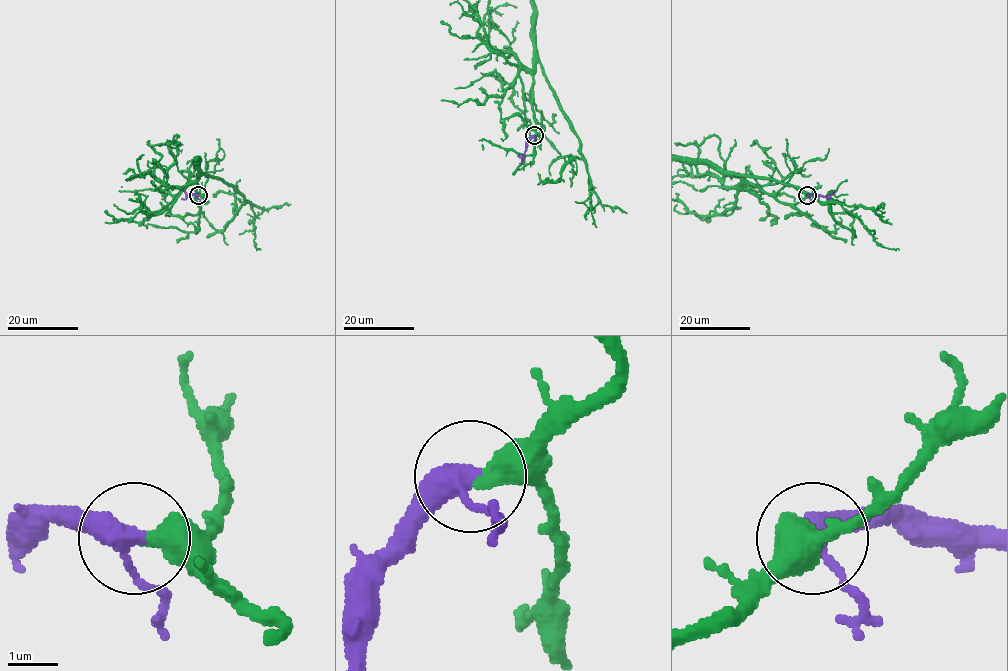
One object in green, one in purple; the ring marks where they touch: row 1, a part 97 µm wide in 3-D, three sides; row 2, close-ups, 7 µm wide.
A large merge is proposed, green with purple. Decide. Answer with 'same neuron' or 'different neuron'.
same neuron

